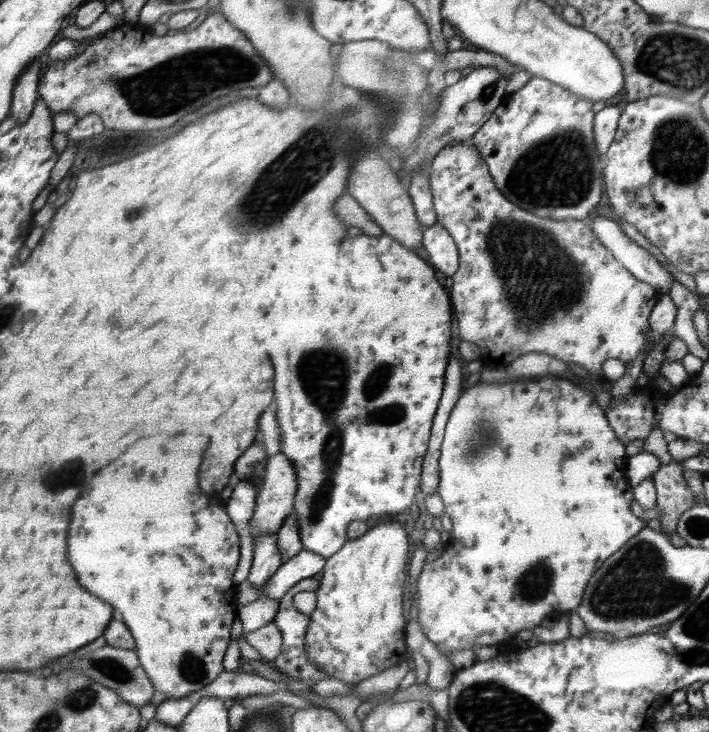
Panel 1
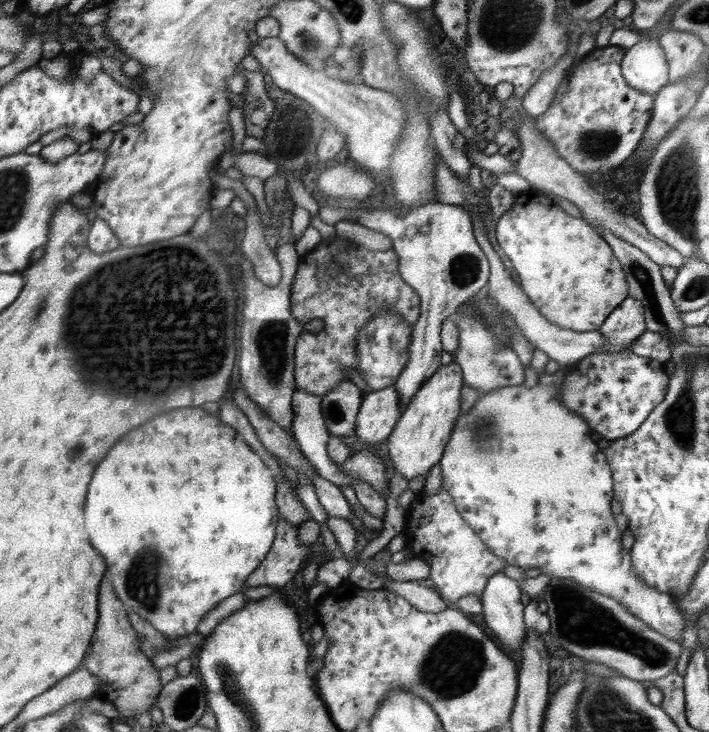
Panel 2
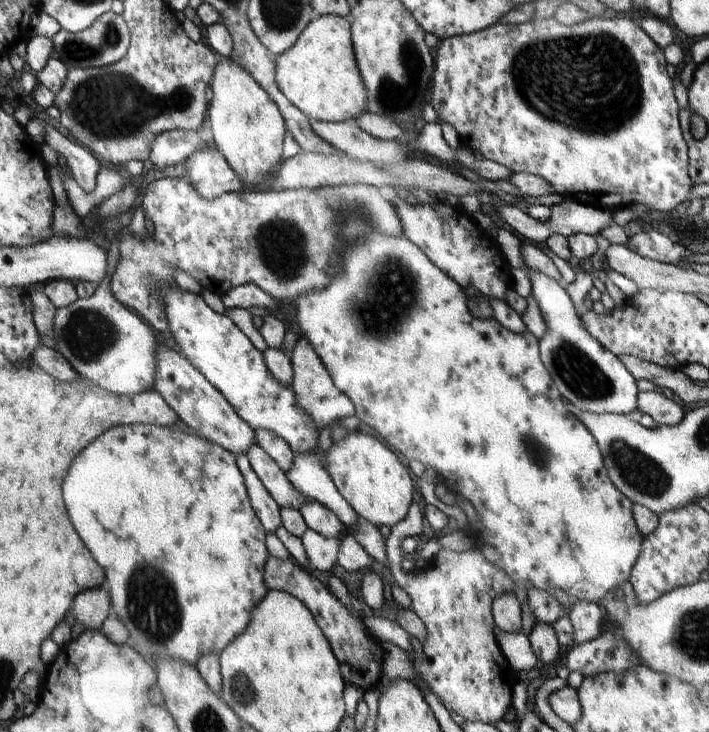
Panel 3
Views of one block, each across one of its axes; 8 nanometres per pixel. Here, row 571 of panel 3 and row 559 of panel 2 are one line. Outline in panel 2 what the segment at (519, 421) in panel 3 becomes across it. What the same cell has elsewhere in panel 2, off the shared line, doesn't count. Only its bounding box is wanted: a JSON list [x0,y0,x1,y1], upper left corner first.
[439,383,685,645]

